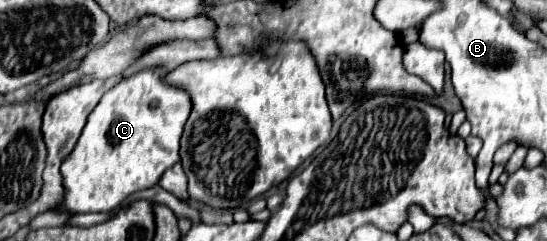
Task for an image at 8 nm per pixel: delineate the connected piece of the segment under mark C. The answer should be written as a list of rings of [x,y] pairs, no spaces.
[[[159,69],[139,71],[111,87],[75,145],[75,151],[63,161],[63,207],[71,213],[113,211],[127,195],[153,187],[165,169],[180,160],[180,139],[192,109],[191,97],[163,81]]]

